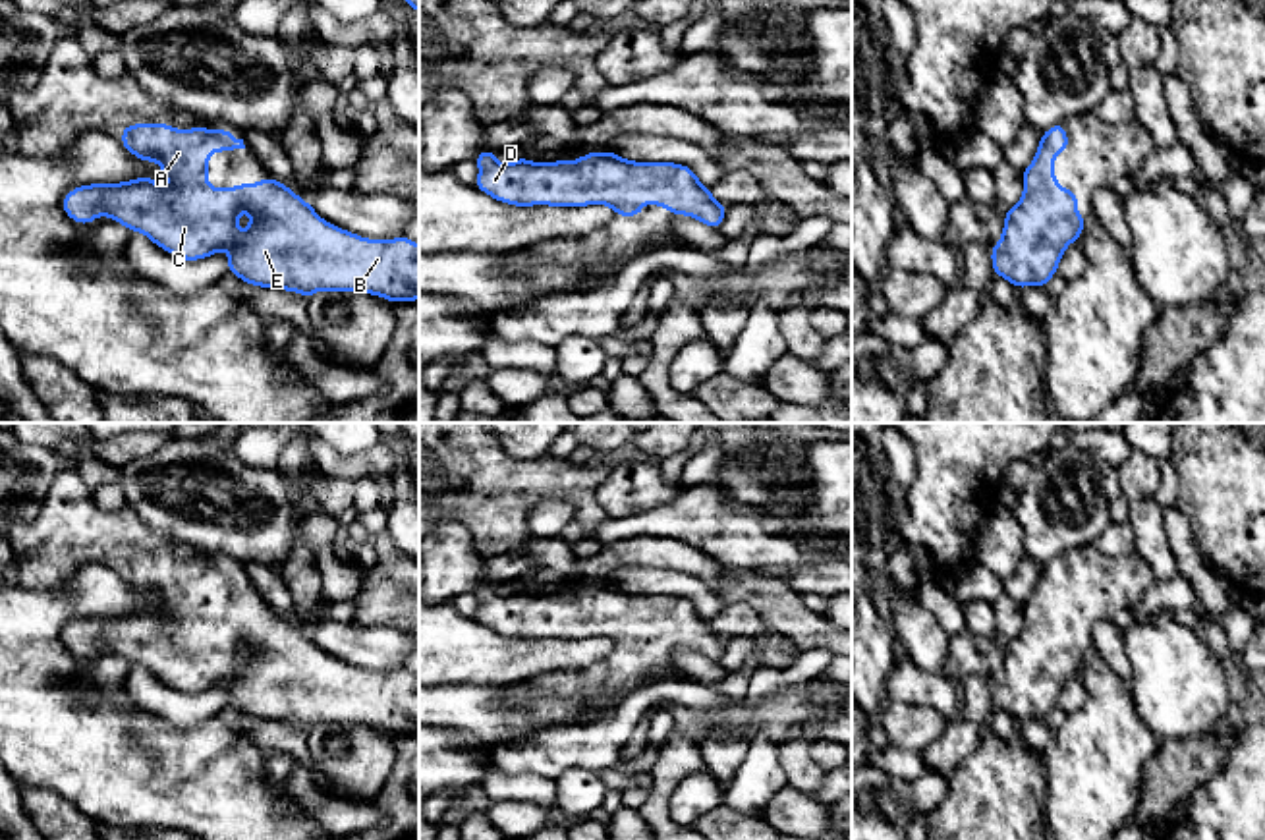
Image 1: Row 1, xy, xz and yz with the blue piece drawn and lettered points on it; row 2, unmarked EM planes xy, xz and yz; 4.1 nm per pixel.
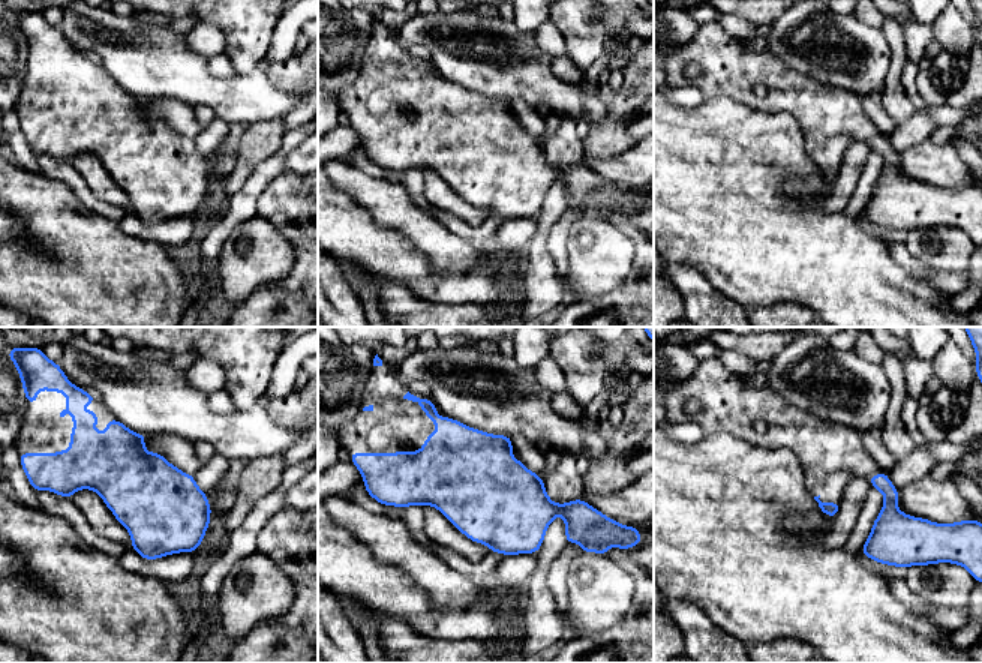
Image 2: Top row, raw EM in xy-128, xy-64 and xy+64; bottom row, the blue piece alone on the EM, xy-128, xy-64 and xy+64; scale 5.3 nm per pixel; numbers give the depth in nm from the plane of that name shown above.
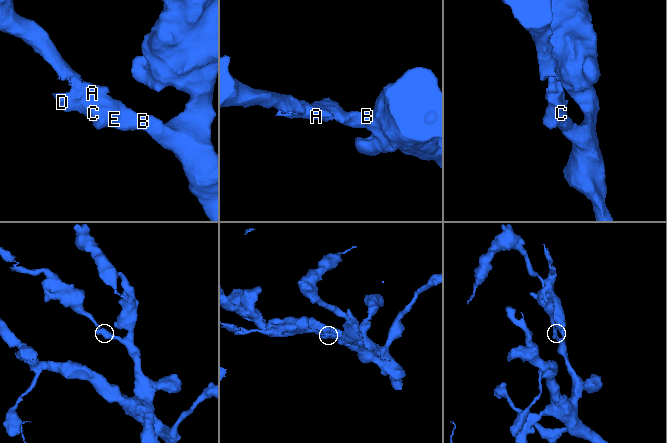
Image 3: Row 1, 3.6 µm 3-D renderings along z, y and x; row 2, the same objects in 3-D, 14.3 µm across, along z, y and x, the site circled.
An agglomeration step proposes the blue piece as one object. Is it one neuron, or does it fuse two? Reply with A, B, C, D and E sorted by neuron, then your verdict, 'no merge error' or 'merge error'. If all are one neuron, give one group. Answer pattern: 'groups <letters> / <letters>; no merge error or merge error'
groups A B C D E; no merge error

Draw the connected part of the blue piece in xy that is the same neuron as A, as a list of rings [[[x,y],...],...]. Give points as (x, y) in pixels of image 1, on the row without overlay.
[[[143,554],[122,562],[122,577],[141,595],[158,595],[168,620],[149,608],[77,618],[62,631],[73,655],[104,647],[183,693],[226,682],[230,707],[259,720],[419,732],[419,678],[408,668],[367,672],[342,662],[274,610],[212,622],[209,587],[245,581],[230,562]]]

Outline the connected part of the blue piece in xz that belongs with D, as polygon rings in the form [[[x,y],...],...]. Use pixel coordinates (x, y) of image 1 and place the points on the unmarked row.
[[[494,583],[475,589],[475,620],[514,639],[587,639],[601,635],[618,649],[639,649],[645,635],[666,639],[672,649],[693,649],[718,662],[726,639],[693,602],[676,595],[633,595],[612,583],[585,585],[570,595],[531,595],[520,589],[500,597]]]

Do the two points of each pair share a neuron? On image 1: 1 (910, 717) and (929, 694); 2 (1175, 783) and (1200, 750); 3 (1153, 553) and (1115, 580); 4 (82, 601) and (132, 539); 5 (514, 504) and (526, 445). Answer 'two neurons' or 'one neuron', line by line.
1: two neurons
2: one neuron
3: two neurons
4: two neurons
5: two neurons

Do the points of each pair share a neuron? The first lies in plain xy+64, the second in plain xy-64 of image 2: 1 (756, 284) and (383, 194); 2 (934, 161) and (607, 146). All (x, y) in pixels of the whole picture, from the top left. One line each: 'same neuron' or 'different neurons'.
1: different neurons
2: different neurons

